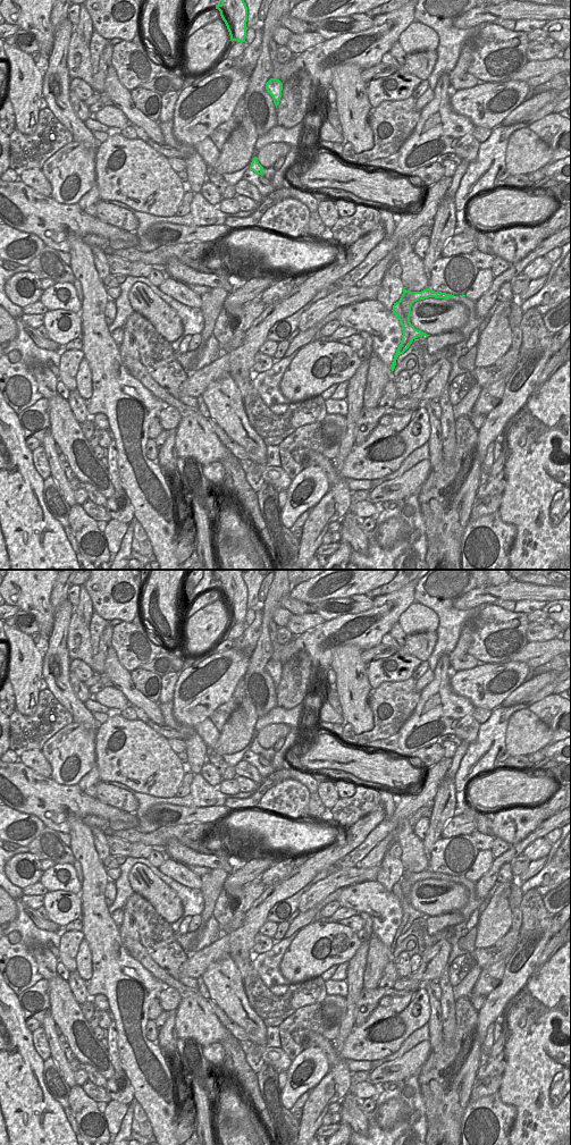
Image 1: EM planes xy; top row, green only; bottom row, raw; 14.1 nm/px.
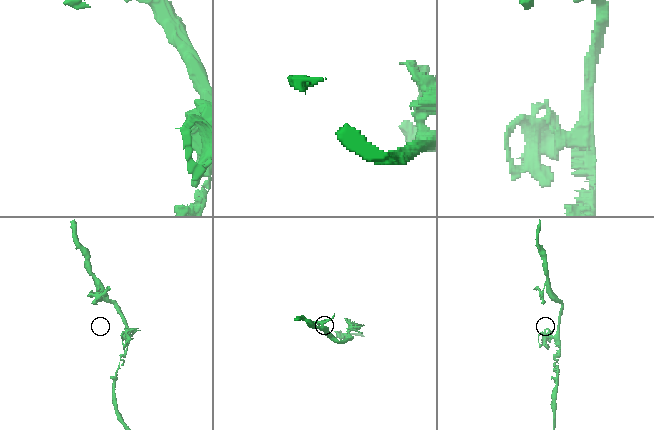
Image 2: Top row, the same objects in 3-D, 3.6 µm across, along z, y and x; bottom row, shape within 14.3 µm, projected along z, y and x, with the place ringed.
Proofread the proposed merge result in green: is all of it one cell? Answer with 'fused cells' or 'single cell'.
single cell

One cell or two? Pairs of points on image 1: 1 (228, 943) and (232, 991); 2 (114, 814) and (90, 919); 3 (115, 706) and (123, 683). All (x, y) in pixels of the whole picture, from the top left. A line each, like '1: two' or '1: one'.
1: two
2: two
3: two

